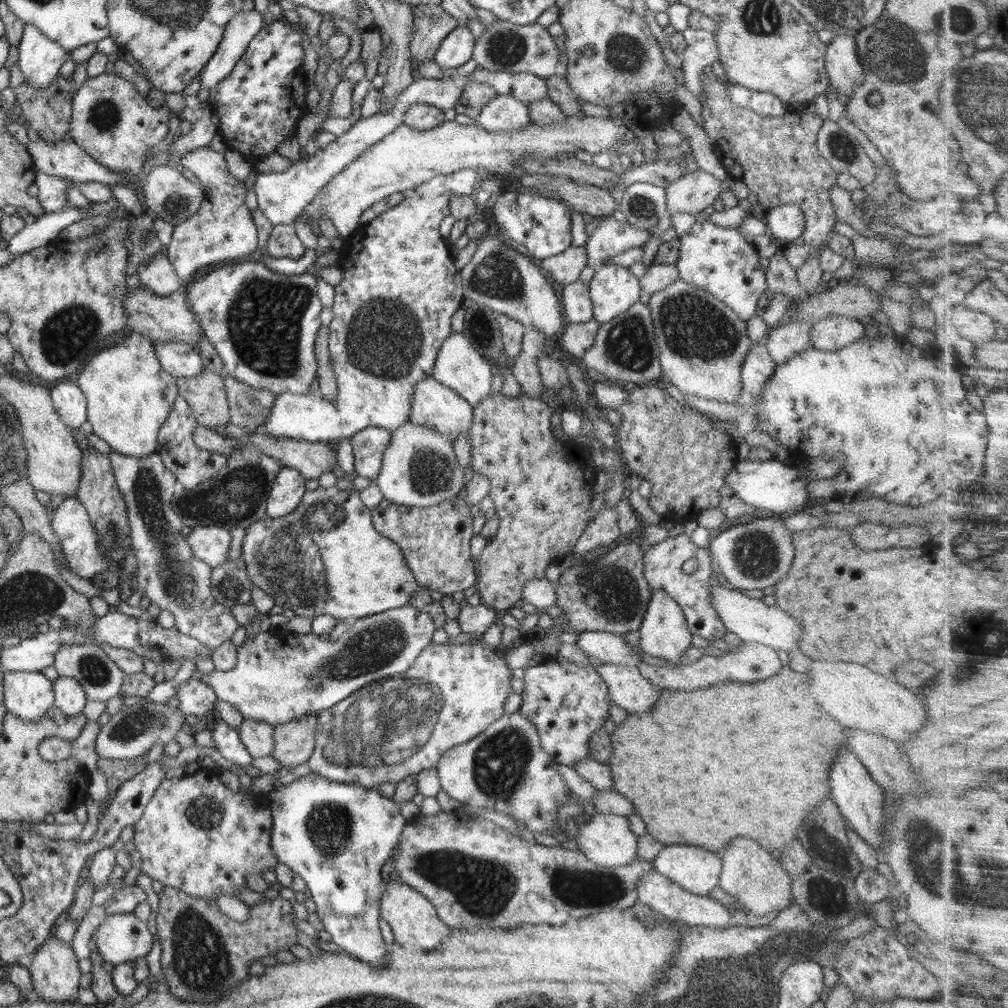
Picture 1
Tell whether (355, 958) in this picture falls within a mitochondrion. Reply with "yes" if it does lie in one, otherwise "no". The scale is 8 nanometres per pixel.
no

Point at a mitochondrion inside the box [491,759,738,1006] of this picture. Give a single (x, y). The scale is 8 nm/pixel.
(575, 887)

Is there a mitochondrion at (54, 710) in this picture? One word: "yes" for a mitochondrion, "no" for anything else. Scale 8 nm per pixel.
no

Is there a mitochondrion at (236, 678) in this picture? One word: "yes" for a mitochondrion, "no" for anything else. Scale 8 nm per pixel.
no

